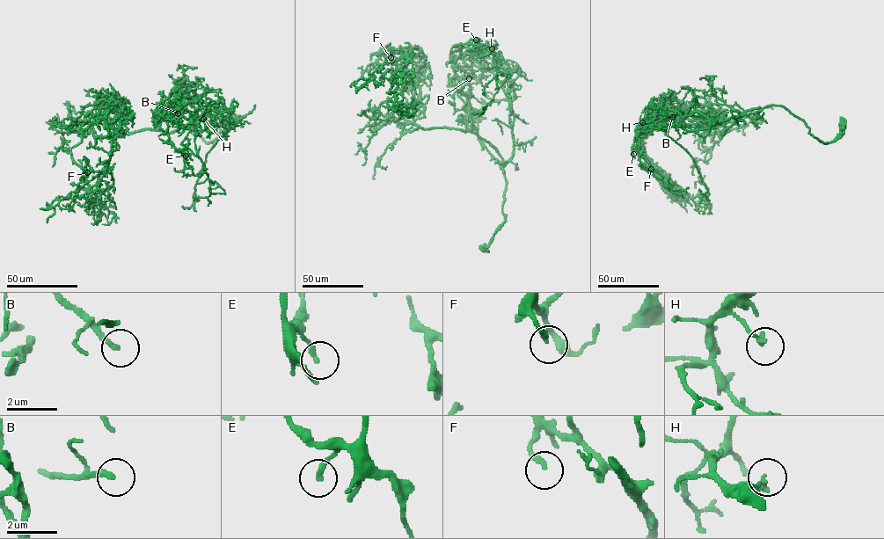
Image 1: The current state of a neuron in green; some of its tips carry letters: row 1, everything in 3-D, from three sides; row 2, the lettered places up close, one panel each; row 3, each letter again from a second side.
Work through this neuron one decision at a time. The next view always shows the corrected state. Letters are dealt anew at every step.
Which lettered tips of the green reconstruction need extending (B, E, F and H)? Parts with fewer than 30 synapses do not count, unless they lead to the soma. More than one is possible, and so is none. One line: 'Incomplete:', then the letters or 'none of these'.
Incomplete: B

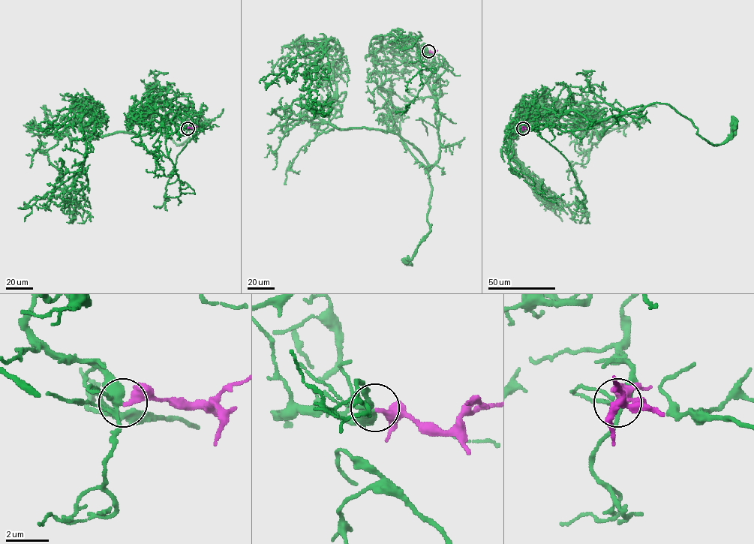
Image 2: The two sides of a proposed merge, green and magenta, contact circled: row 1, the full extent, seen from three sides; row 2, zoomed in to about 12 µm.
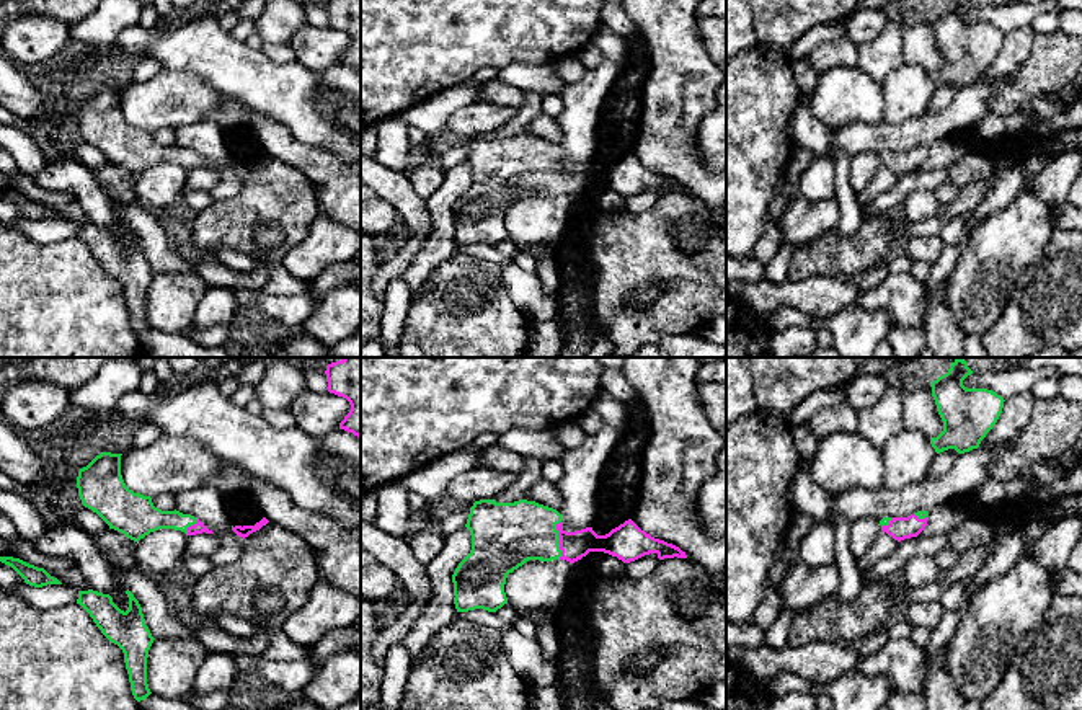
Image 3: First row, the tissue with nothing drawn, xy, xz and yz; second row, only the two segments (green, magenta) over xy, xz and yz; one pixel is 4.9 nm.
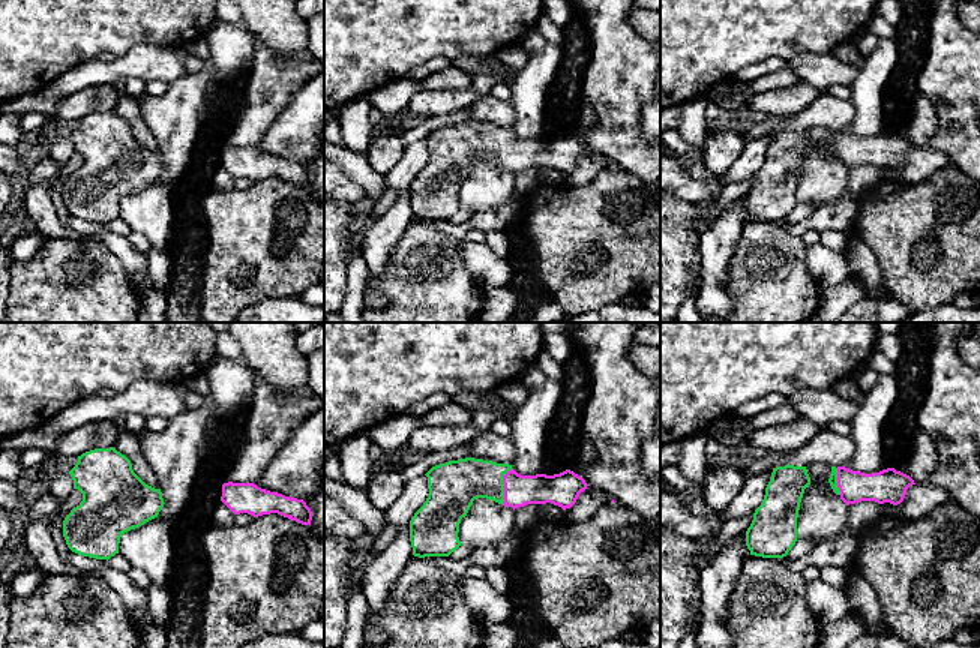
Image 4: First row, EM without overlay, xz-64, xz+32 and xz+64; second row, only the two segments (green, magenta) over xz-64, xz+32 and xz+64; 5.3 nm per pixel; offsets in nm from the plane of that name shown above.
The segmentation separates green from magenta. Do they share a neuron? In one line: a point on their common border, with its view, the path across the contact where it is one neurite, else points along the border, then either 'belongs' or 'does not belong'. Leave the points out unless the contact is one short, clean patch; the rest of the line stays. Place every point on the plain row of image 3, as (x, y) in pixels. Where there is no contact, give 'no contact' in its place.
contact xz (558, 173); way xz (508, 168), (558, 173), (565, 180), (575, 180); belongs

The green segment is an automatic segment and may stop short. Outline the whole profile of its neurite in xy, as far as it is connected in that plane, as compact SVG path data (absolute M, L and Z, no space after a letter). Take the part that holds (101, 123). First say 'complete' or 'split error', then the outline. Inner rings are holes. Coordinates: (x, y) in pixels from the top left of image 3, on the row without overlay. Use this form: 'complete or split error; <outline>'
split error; M101 87L77 111L82 139L96 147L109 163L134 176L158 163L175 163L186 170L214 168L194 150L176 144L162 145L150 131L129 124L121 109L121 90Z

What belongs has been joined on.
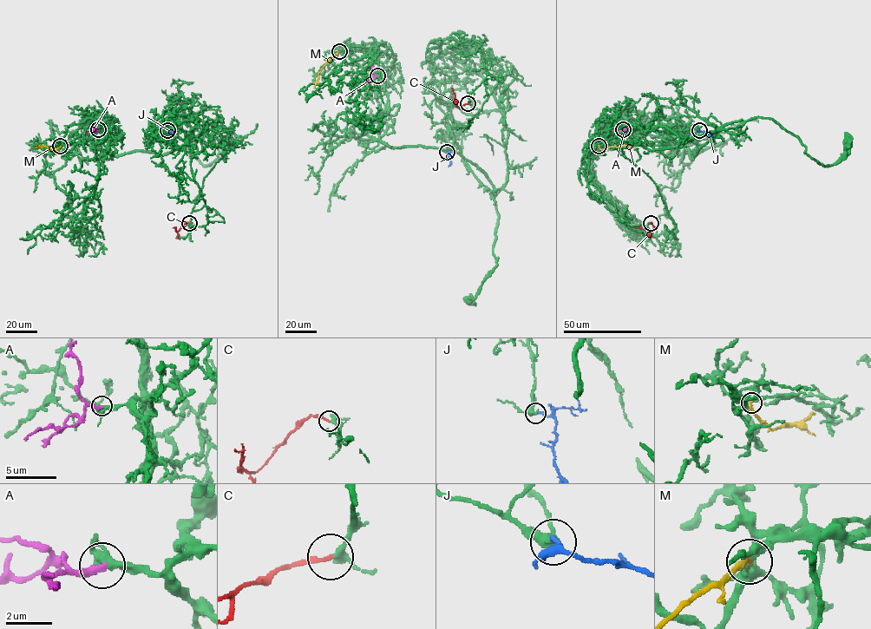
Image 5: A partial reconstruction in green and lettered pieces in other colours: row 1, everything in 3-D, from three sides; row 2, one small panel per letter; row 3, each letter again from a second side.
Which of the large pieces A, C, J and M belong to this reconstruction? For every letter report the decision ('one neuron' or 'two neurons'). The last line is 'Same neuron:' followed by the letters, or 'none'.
A: one neuron
C: one neuron
J: two neurons
M: two neurons
Same neuron: A, C

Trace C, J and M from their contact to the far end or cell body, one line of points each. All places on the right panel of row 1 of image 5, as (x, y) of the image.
C: (651, 223), (652, 231), (635, 227)
J: (699, 130), (713, 138)
M: (598, 146), (601, 149), (612, 146), (634, 147)

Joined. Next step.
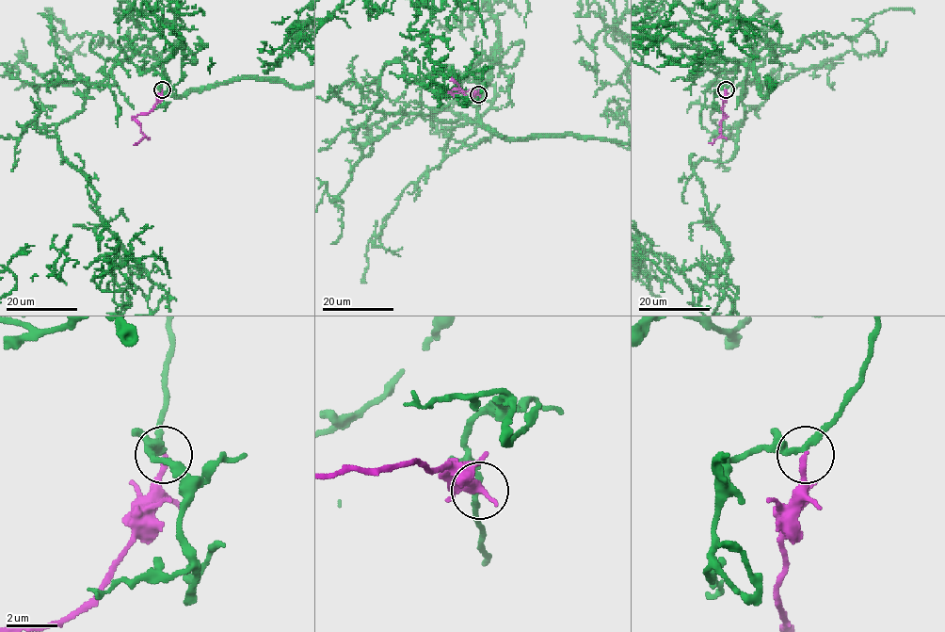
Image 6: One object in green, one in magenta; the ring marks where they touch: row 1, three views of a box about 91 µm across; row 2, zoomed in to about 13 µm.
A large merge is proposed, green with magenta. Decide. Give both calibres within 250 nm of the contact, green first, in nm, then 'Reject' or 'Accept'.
Thickness 240 nm (green) against 220 nm. Reject

